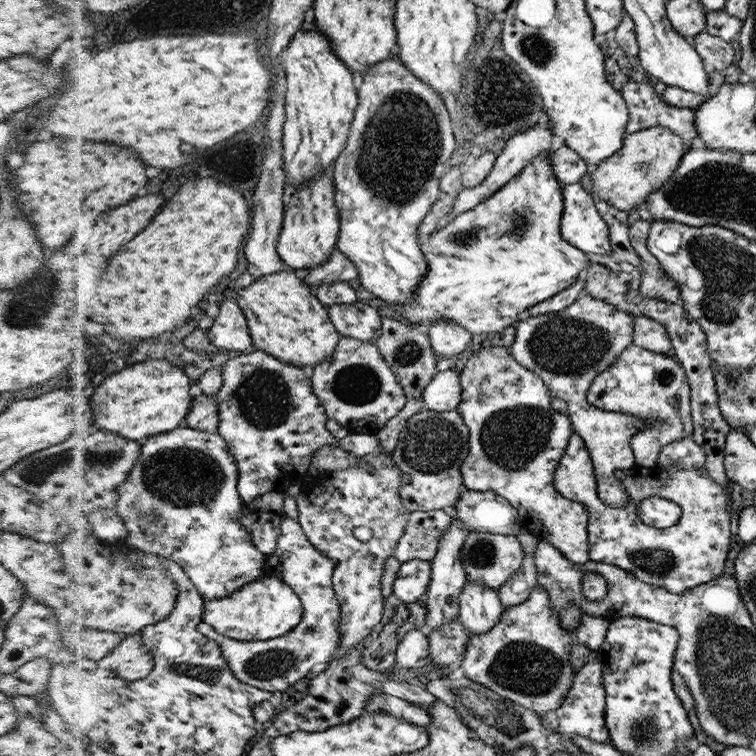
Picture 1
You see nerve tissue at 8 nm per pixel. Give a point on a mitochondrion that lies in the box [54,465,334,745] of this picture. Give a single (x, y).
(268, 664)

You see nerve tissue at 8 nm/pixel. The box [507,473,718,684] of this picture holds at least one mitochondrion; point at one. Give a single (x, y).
(658, 561)

